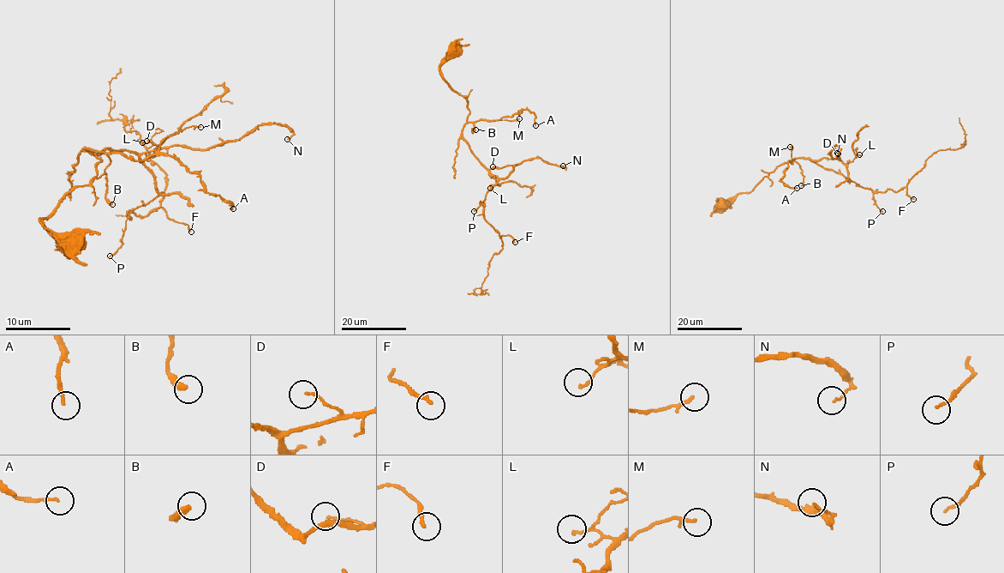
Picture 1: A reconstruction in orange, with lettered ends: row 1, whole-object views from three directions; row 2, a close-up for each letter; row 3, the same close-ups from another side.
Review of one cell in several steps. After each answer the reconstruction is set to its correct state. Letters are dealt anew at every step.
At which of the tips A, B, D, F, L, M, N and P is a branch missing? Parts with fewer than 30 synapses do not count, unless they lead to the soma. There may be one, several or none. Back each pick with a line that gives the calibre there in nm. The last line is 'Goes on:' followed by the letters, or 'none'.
Goes on: none

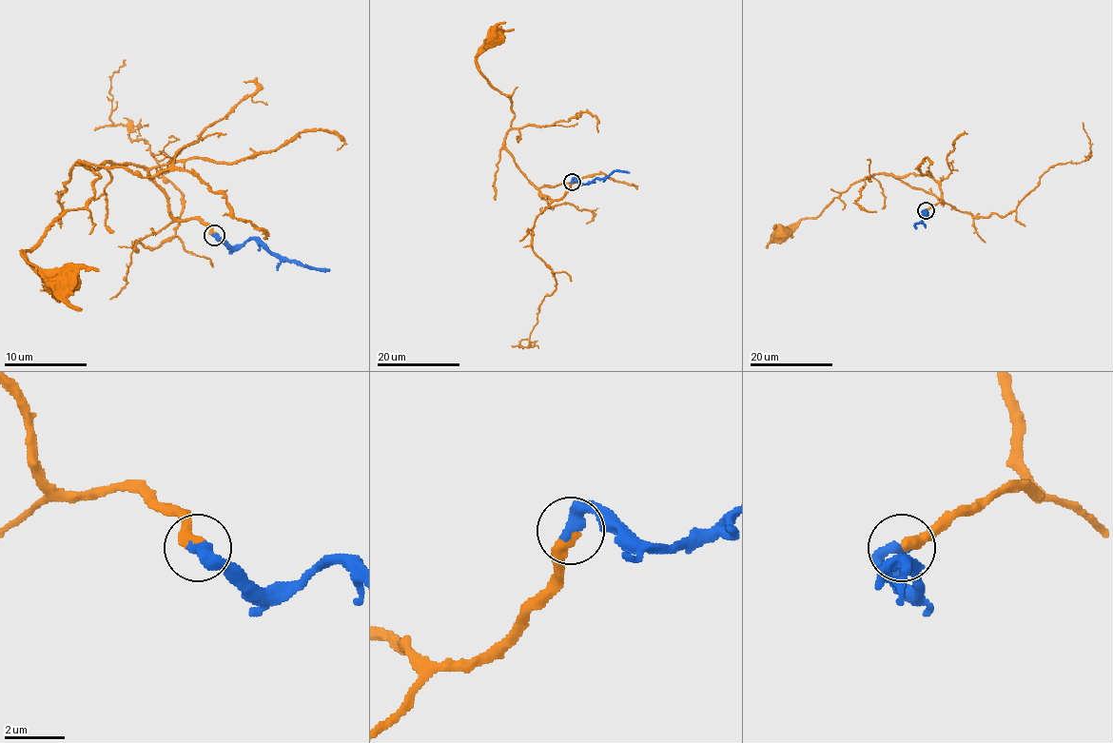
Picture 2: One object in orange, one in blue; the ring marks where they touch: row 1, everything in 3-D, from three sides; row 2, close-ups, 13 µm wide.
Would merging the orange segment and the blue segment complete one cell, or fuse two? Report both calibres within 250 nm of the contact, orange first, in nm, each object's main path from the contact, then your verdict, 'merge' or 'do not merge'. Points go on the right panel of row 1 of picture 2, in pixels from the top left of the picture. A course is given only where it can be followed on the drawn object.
calibres 380 and 440 nm; course orange (925, 209), (944, 203), (941, 185), (930, 175), (877, 173), (857, 181), (816, 217), (802, 219), (782, 234); course blue (925, 209), (923, 212), (927, 216), (925, 212), (915, 225), (917, 228); merge

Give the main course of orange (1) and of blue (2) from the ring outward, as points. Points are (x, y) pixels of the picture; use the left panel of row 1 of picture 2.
1: (214, 234), (176, 220), (141, 166), (79, 162), (100, 176), (87, 204), (23, 253), (67, 283)
2: (214, 234), (232, 246), (243, 246), (257, 239), (272, 251), (295, 259), (301, 265), (325, 267), (330, 271)

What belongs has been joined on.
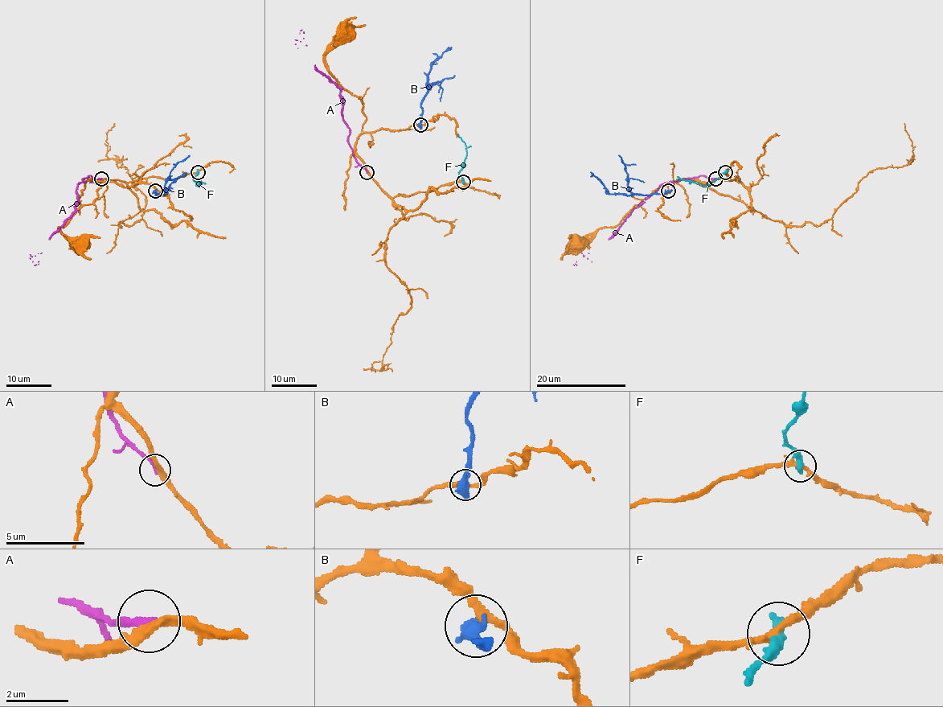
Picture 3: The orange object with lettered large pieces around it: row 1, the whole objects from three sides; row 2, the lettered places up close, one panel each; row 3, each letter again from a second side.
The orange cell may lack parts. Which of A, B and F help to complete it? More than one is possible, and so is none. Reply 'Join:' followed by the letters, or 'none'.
Join: none

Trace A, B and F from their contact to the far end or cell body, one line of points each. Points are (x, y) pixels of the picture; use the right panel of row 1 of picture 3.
A: (715, 178), (703, 175), (665, 182), (633, 210), (608, 240), (581, 253), (572, 265), (577, 265)
B: (668, 191), (611, 195), (591, 172)
F: (725, 172), (705, 187), (677, 176)

